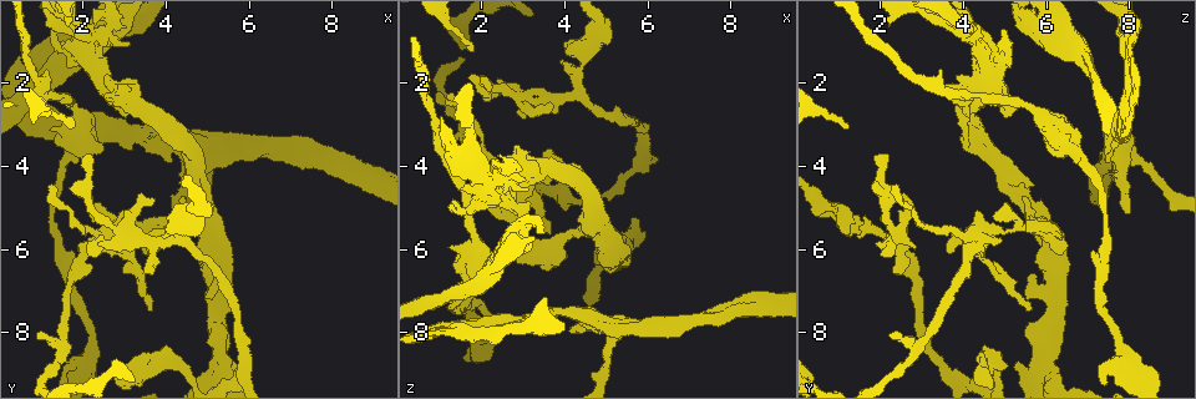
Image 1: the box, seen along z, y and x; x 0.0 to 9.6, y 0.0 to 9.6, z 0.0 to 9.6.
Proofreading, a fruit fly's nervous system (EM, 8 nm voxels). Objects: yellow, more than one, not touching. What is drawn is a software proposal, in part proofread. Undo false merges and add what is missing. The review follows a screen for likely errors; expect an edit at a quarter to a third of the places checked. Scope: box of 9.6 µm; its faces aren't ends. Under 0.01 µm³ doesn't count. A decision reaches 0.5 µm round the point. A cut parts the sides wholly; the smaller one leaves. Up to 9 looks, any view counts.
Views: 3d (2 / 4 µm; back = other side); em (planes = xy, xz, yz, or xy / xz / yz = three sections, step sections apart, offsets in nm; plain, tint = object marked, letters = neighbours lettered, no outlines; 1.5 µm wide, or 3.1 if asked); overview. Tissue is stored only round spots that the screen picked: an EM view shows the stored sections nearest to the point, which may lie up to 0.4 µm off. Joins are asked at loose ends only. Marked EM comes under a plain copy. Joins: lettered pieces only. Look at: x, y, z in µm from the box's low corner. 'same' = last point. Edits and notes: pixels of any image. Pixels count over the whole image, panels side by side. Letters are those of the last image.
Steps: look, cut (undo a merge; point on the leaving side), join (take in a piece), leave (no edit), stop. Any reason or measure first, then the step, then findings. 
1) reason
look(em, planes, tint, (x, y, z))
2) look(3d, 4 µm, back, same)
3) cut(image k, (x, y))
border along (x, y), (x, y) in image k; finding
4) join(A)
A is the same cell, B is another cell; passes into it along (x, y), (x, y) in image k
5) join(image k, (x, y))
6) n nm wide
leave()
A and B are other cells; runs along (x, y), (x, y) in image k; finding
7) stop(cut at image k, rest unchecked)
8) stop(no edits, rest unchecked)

free end
look(em, planes, letters, (1.85, 3.00, 1.25))

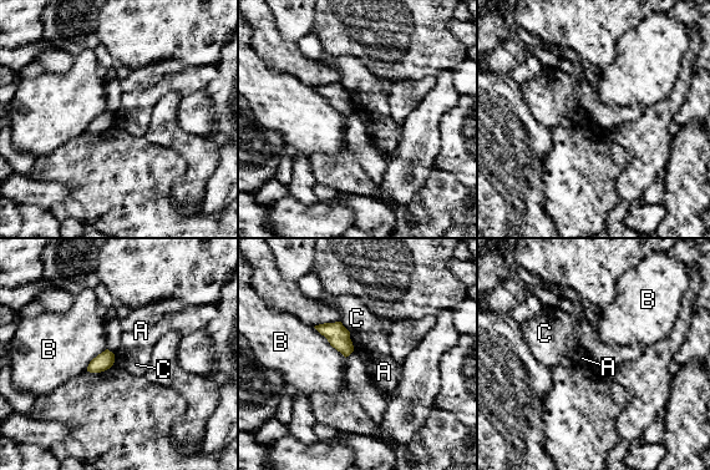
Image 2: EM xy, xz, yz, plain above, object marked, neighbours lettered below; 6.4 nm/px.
B touches over 300 nm
leave()
A, B and C are other cells; border along (349, 333), (354, 349) in image 2; no lettered piece goes on from it

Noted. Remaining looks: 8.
thick turns thin
look(3d, 4 µm, (4.50, 5.40, 1.55))

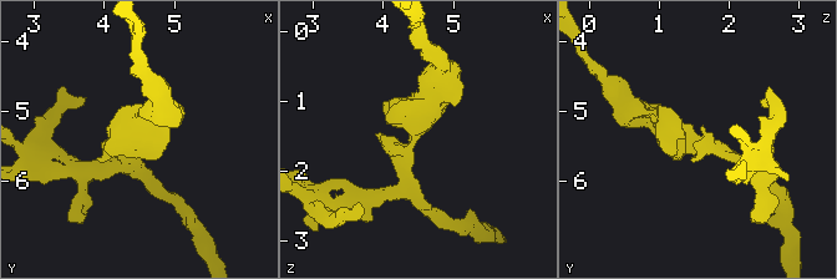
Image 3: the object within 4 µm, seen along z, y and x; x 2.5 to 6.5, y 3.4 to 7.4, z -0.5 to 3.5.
shape alone is not enough
look(em, planes, letters, (4.45, 5.40, 1.50))

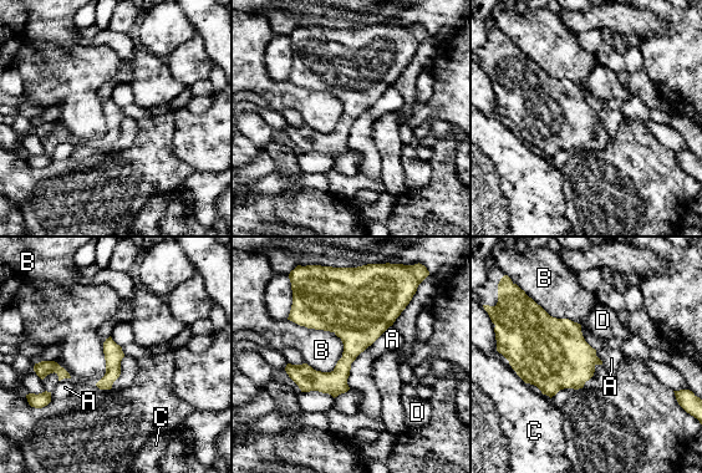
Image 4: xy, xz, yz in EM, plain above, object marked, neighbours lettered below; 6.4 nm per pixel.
A touches over 500 nm
leave()
A, B, C and D are other cells; border along (341, 339), (330, 371), (305, 364) in image 4; one neuron here

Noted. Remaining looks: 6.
branch stops here
look(em, planes, letters, (0.95, 8.00, 2.25))

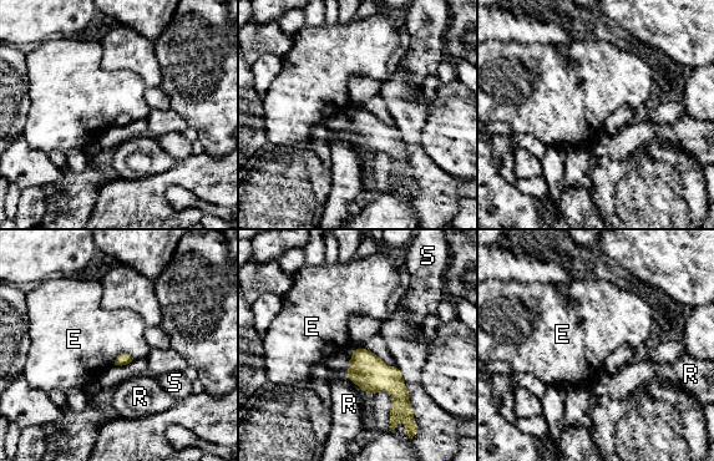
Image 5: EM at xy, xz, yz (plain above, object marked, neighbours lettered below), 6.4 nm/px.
leave()
E, R and S are other cells; none of them fits

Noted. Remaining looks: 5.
thick turns thin
look(em, yz, step 8, tint, (1.40, 5.70, 7.50))

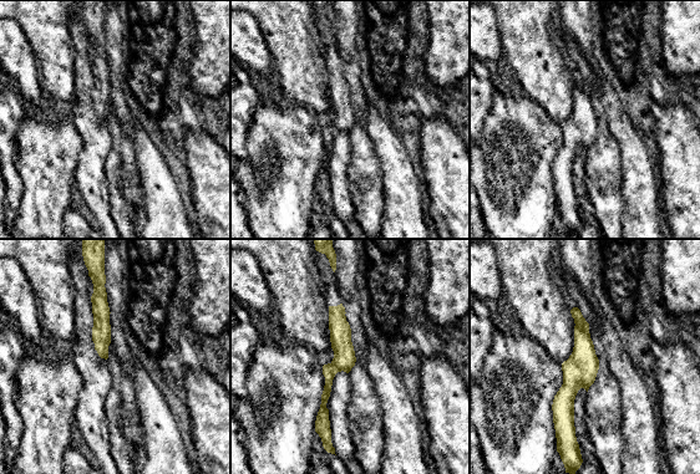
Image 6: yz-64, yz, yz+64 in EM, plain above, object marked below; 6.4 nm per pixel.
look(em, planes, letters, same)

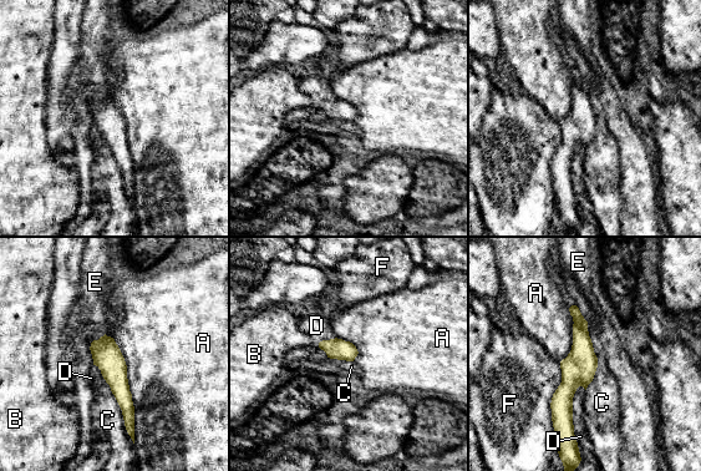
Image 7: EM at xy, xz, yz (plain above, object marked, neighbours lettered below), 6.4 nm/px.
leave()
A, B, C, D, E and F are other cells; border along (94, 364), (108, 385), (132, 440) in image 7; continuous, no second neuron

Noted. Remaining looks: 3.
stop(no edits, rest unchecked)

